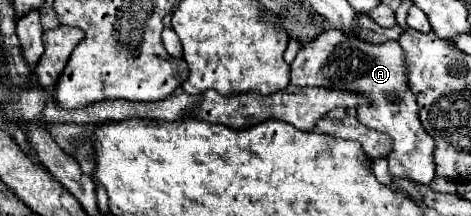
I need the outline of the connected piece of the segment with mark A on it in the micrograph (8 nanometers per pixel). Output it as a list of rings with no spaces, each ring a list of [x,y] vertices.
[[[328,30],[308,40],[296,60],[290,64],[290,84],[294,86],[316,86],[316,88],[336,88],[350,90],[370,98],[368,106],[356,108],[356,118],[368,128],[384,132],[392,138],[394,148],[388,154],[390,176],[406,178],[416,184],[430,184],[434,180],[434,152],[436,144],[432,136],[422,128],[418,118],[416,98],[408,86],[408,66],[404,50],[398,40],[388,40],[384,44],[372,44],[356,36],[348,36],[340,30]]]

